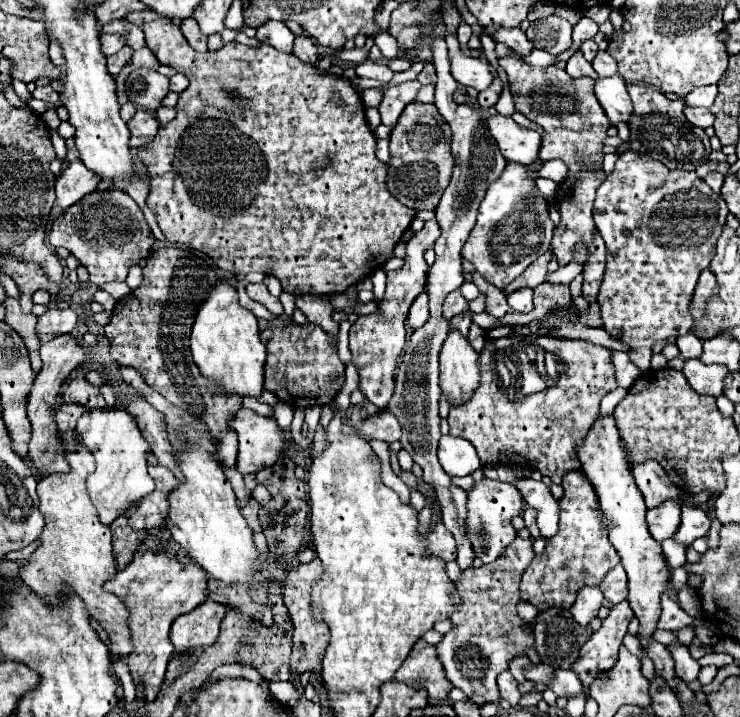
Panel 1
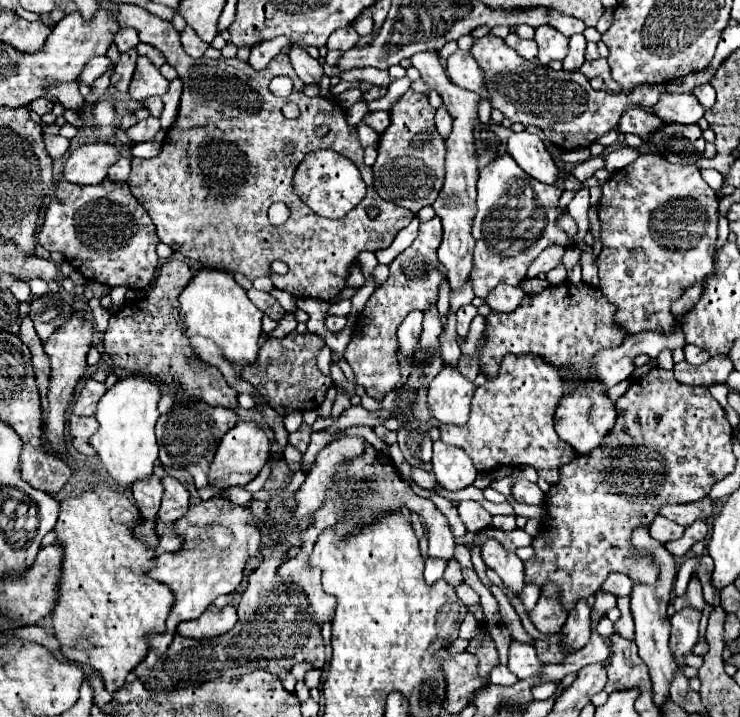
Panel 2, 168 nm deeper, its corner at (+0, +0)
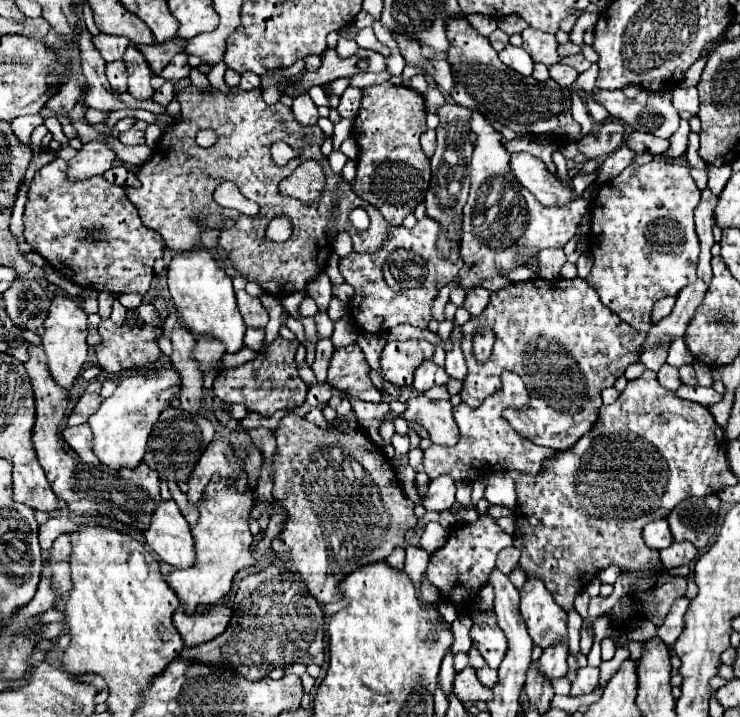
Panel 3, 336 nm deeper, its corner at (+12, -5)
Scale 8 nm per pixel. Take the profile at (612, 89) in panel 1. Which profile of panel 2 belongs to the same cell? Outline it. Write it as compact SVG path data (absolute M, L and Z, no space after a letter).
M630 107L622 113L620 121L618 121L618 129L622 133L634 133L638 137L642 137L646 141L646 137L658 129L662 123L660 123L660 117L656 117L654 113L648 113L644 111L642 107Z

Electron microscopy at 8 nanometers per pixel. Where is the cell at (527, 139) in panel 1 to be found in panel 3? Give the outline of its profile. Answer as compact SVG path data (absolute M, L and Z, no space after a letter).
M512 154L512 172L542 206L564 206L574 198L574 190L562 184L562 180L546 170L544 162L530 154Z

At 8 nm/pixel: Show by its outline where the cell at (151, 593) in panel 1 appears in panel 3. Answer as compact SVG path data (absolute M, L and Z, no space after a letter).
M210 482L207 485L203 499L198 504L200 510L200 522L192 528L192 536L196 542L196 554L198 562L192 568L186 570L172 570L168 574L168 584L178 594L180 602L184 604L186 614L192 614L198 604L216 604L220 598L224 598L230 592L234 576L256 564L256 558L252 556L252 534L250 534L250 512L254 508L254 496L252 490L238 492L234 486L226 486L224 483Z

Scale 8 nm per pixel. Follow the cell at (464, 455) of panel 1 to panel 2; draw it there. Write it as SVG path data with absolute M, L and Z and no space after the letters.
M434 441L432 469L438 483L448 491L458 491L472 485L478 475L464 449L456 449L454 445L446 445L442 441Z

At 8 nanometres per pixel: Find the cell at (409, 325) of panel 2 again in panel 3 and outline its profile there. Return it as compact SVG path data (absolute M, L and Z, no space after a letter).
M406 340L406 342L388 342L386 348L382 350L382 356L380 356L380 370L382 370L382 378L398 388L404 388L404 386L410 386L412 384L412 376L414 376L414 370L426 362L426 360L432 360L434 356L434 346L426 340Z

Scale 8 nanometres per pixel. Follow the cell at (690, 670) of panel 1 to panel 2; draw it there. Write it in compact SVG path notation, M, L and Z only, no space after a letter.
M682 609L672 615L672 635L670 651L680 667L684 667L684 657L692 651L698 641L698 621L700 613L696 609Z

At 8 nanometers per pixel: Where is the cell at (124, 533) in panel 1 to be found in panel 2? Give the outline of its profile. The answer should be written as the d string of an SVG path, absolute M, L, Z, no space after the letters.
M150 477L144 481L136 481L132 485L132 495L134 495L134 503L142 515L144 521L154 521L158 507L160 507L160 499L162 499L162 483L158 477Z

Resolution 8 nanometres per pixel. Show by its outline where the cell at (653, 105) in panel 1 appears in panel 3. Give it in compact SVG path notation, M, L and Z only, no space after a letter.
M688 120L680 122L680 128L676 130L676 134L670 138L670 150L666 152L668 160L678 160L684 156L686 146L688 146L688 134L690 134L690 126Z

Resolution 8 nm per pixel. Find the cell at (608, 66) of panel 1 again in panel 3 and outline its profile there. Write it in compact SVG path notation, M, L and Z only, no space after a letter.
M562 62L552 64L548 70L550 70L550 78L552 78L554 82L558 82L560 86L566 86L566 88L570 88L570 86L574 84L574 80L578 78L578 72L572 70L570 66L562 64Z

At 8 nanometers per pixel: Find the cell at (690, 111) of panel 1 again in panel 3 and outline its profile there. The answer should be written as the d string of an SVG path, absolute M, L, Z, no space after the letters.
M598 90L598 92L590 92L592 100L602 104L610 116L620 118L622 122L626 122L632 130L640 130L640 132L650 132L656 134L658 138L670 138L676 130L678 130L678 122L680 116L676 112L676 108L672 106L672 98L668 92L650 92L650 90L640 90L640 94L630 100L624 96L622 90Z

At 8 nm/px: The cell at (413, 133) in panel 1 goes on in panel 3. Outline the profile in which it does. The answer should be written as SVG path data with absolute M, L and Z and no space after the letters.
M390 82L362 90L360 112L352 126L352 138L360 148L352 188L362 200L378 208L390 226L400 226L402 220L414 212L416 204L424 200L428 190L430 160L420 148L420 136L424 132L426 104L422 94Z

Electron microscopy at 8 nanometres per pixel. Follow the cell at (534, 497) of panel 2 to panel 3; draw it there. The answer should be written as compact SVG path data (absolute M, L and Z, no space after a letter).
M496 472L484 478L484 498L490 504L500 504L510 510L516 508L516 488L508 472Z

